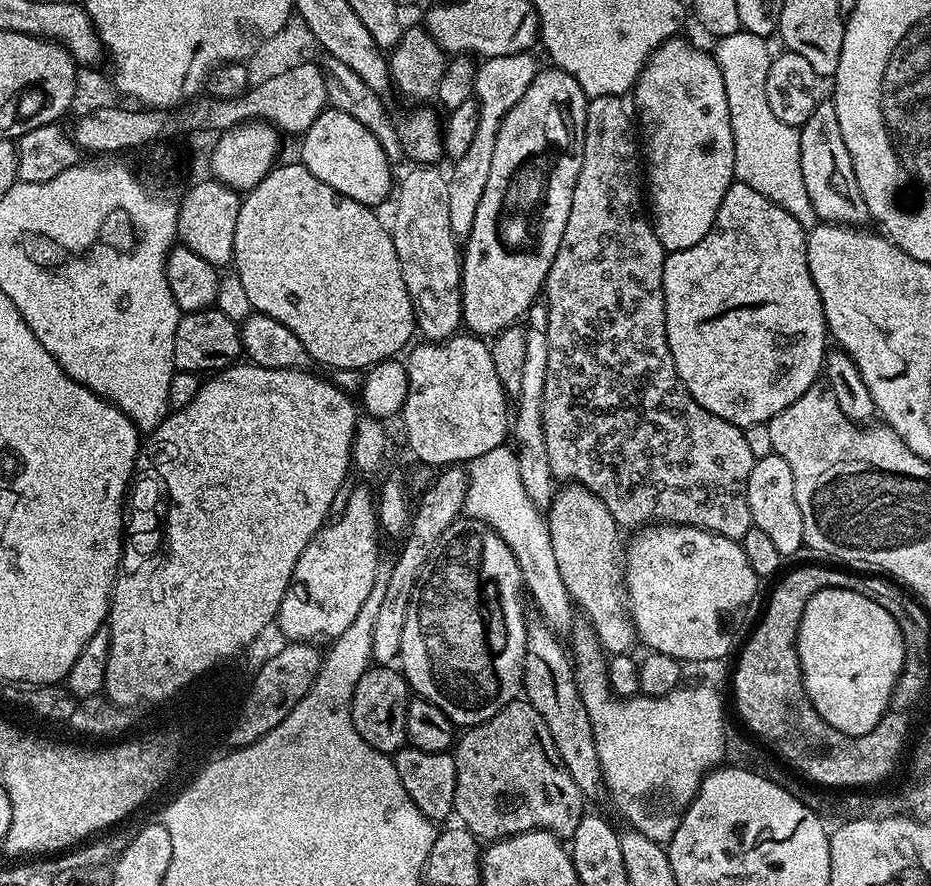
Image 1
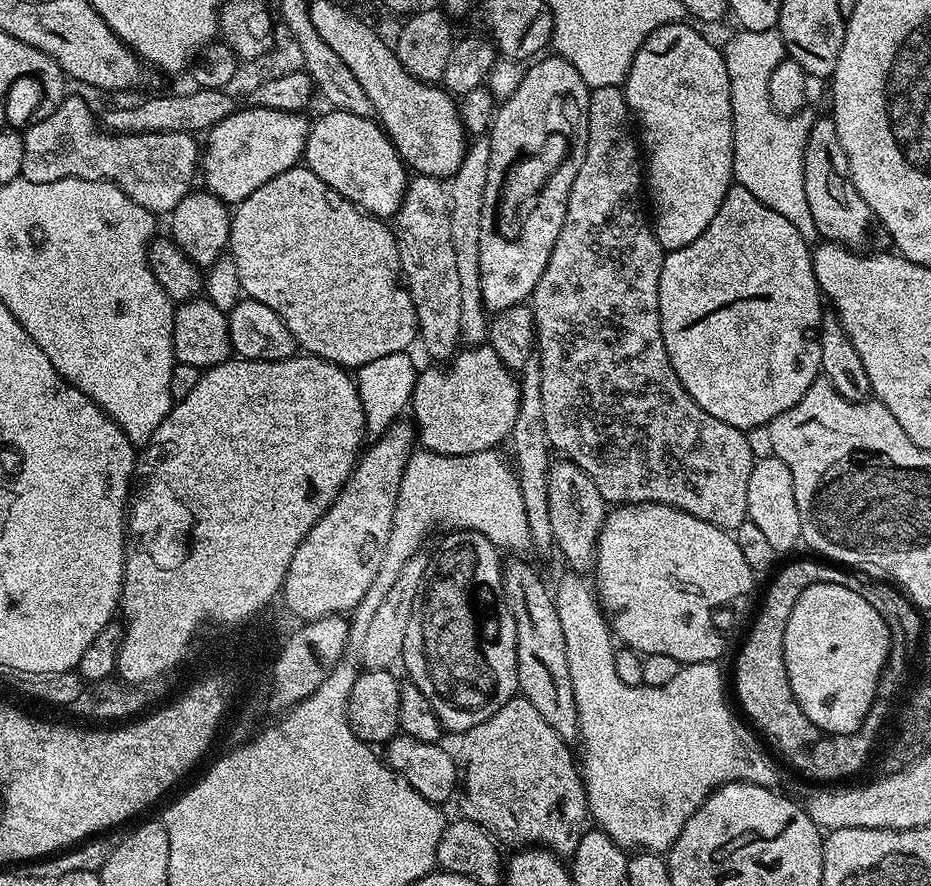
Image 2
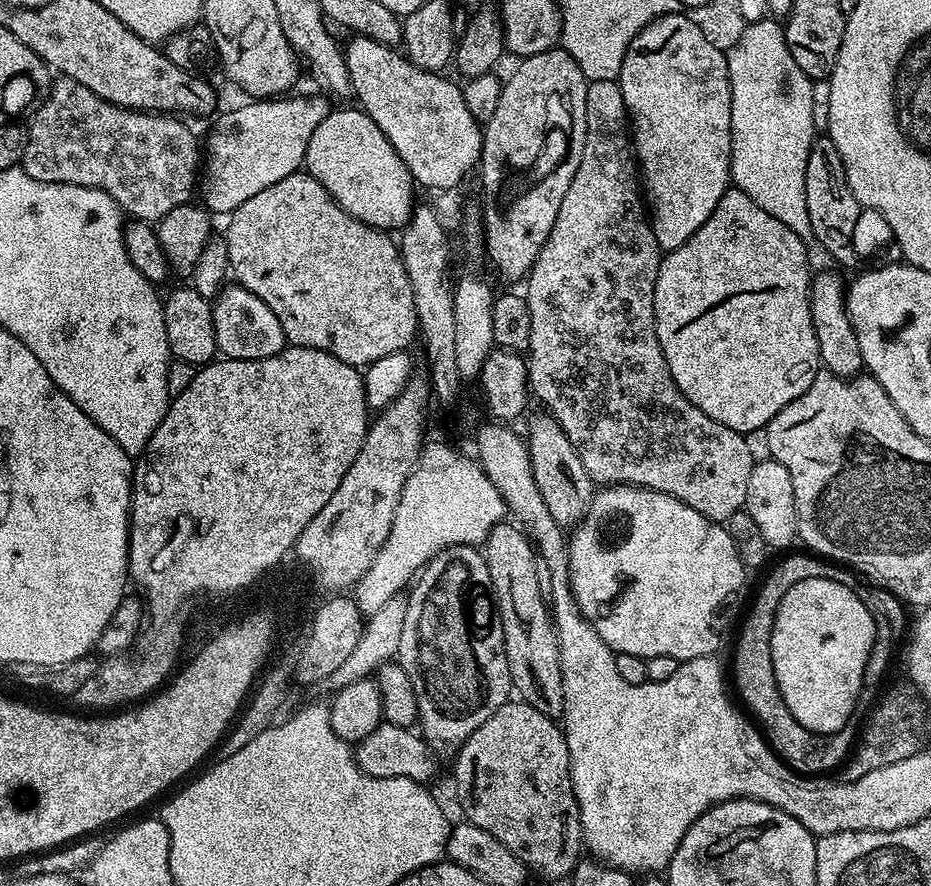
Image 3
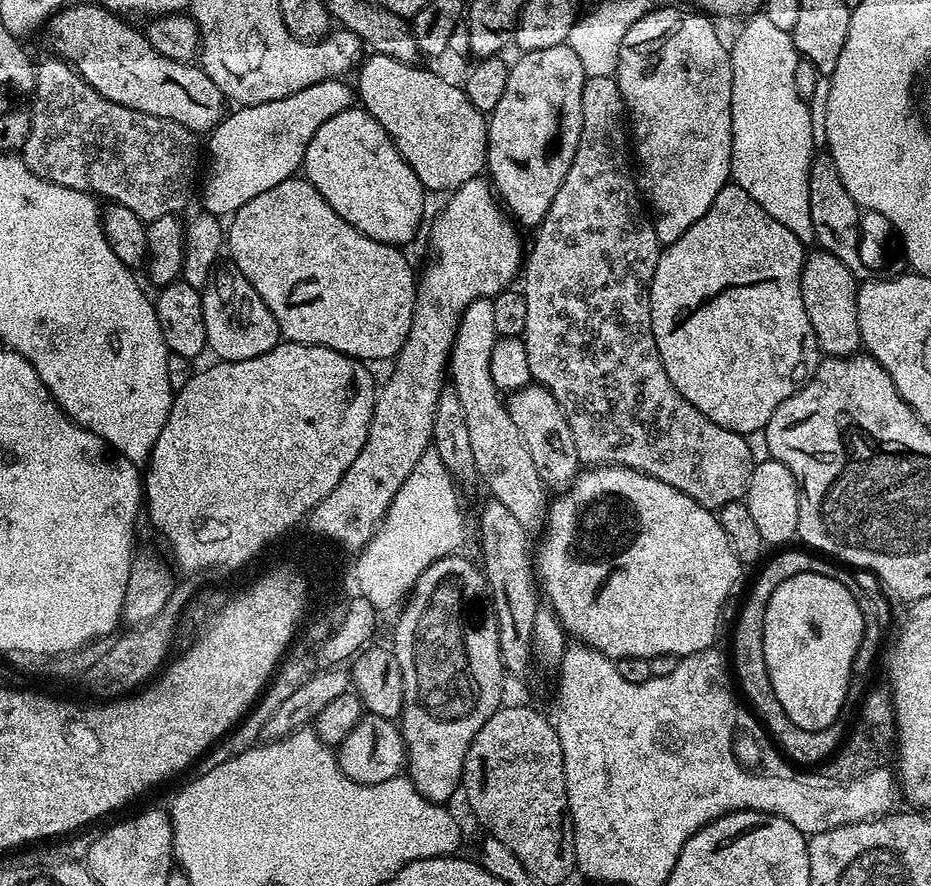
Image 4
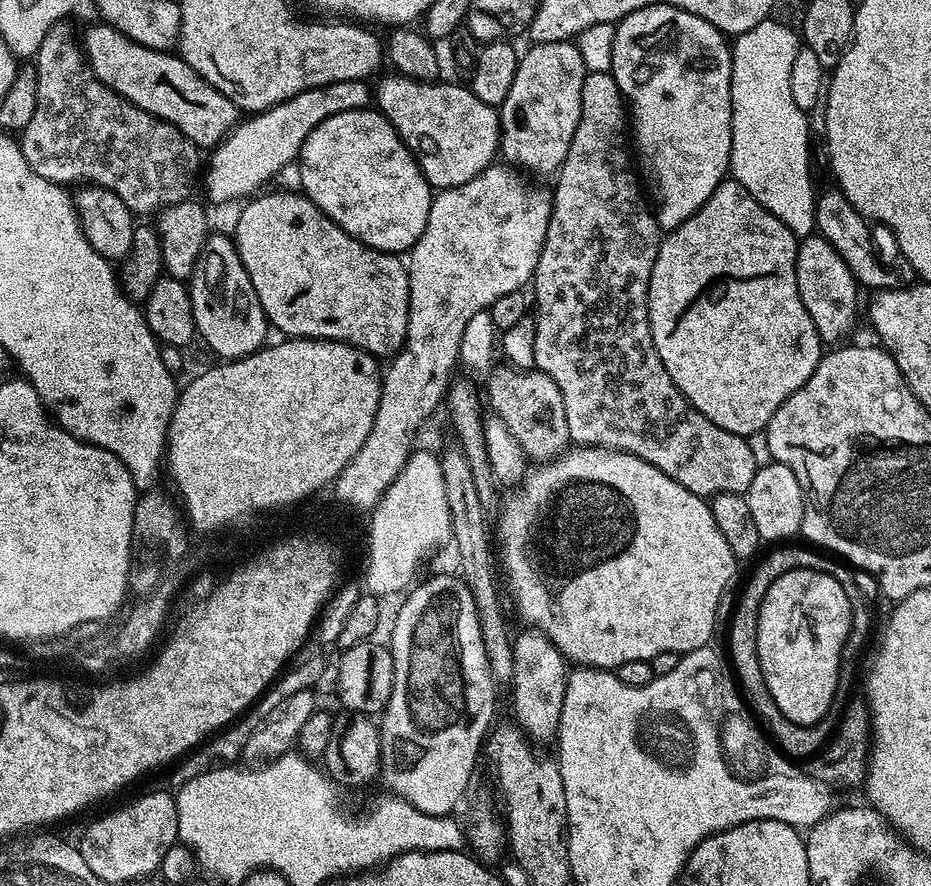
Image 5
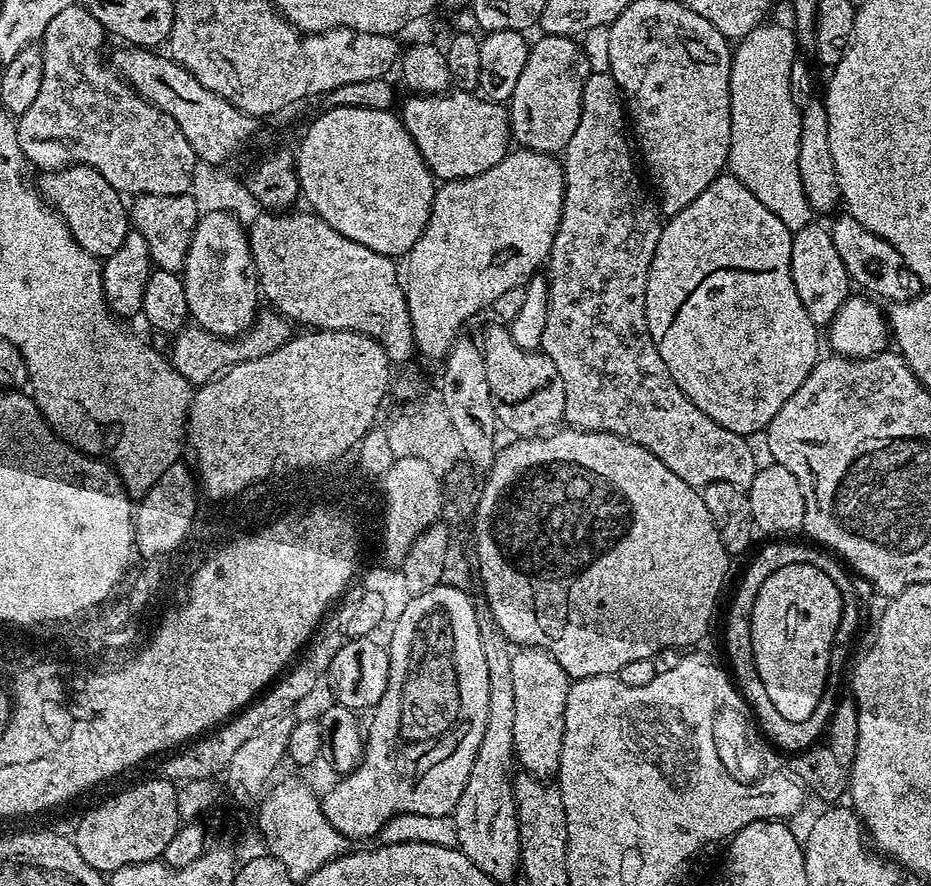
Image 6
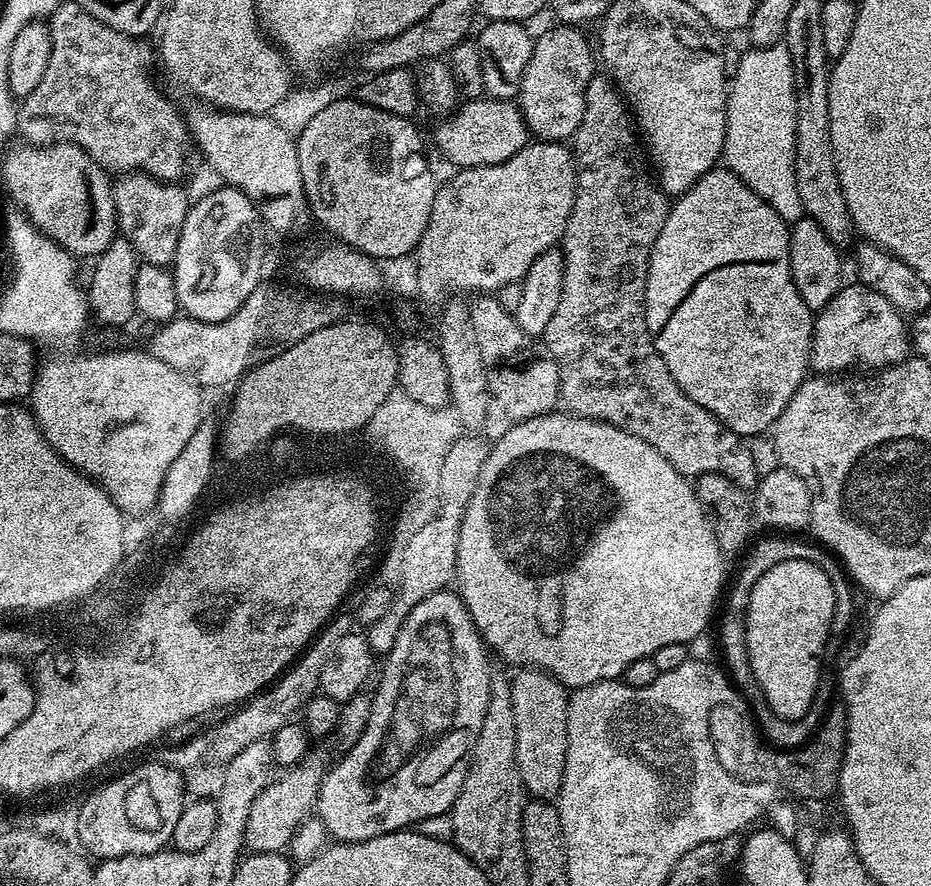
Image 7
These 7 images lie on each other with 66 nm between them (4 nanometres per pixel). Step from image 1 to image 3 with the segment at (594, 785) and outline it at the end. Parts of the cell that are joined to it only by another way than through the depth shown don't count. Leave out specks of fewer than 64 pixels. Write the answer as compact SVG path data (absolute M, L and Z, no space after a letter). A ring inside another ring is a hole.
M501 522L492 529L492 533L488 536L486 543L483 545L482 551L486 558L486 566L490 570L490 582L492 583L492 591L496 594L496 605L500 611L502 618L502 638L506 646L506 662L510 666L510 678L515 695L519 699L525 700L530 706L534 706L534 710L542 710L542 714L553 718L563 717L564 714L564 699L562 698L562 666L560 665L560 651L556 645L556 626L550 611L550 604L542 600L541 591L538 590L537 583L537 567L535 560L538 557L537 549L534 547L533 541L515 523Z

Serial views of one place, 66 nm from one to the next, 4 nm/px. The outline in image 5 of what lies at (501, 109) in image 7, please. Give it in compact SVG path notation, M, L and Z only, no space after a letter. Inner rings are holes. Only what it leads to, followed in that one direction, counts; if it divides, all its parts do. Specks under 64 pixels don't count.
M399 74L391 75L381 75L375 81L375 107L394 126L433 189L462 186L470 182L470 178L482 174L482 170L492 167L500 151L500 114L493 105L482 102L482 98L474 95L471 87L465 85L463 88L460 84L440 84Z

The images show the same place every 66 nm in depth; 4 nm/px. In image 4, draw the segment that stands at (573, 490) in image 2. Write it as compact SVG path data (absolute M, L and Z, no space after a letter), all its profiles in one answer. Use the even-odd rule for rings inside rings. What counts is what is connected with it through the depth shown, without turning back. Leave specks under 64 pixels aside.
M533 382L528 387L511 393L507 397L506 407L510 418L514 418L514 426L522 430L522 438L530 449L530 458L534 458L534 466L545 489L567 489L576 479L582 465L574 446L574 434L570 434L570 422L566 422L566 414L562 406L558 406L558 398L554 398L550 389Z

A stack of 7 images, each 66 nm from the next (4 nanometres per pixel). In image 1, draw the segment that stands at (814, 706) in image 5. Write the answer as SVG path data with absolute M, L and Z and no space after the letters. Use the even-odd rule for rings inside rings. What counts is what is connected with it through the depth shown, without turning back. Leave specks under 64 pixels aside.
M820 592L808 609L804 611L804 624L800 624L800 660L804 660L804 680L808 680L808 692L812 692L812 700L816 708L836 724L836 728L844 728L844 732L868 732L868 728L876 725L876 716L884 708L884 700L888 700L888 688L892 688L892 680L896 680L896 671L900 669L900 636L896 636L896 624L888 617L888 612L876 608L876 604L868 604L864 596L852 596L852 592Z

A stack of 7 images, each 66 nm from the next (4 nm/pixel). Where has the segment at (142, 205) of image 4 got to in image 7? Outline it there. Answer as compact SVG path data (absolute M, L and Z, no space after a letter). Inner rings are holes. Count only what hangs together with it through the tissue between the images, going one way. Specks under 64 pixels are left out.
M62 2L50 17L52 49L50 66L34 94L23 97L18 108L18 132L27 143L51 146L61 138L76 144L109 174L145 172L156 180L179 181L184 172L184 155L190 152L185 117L164 97L152 77L154 48L144 38L127 36L94 18L75 2Z

